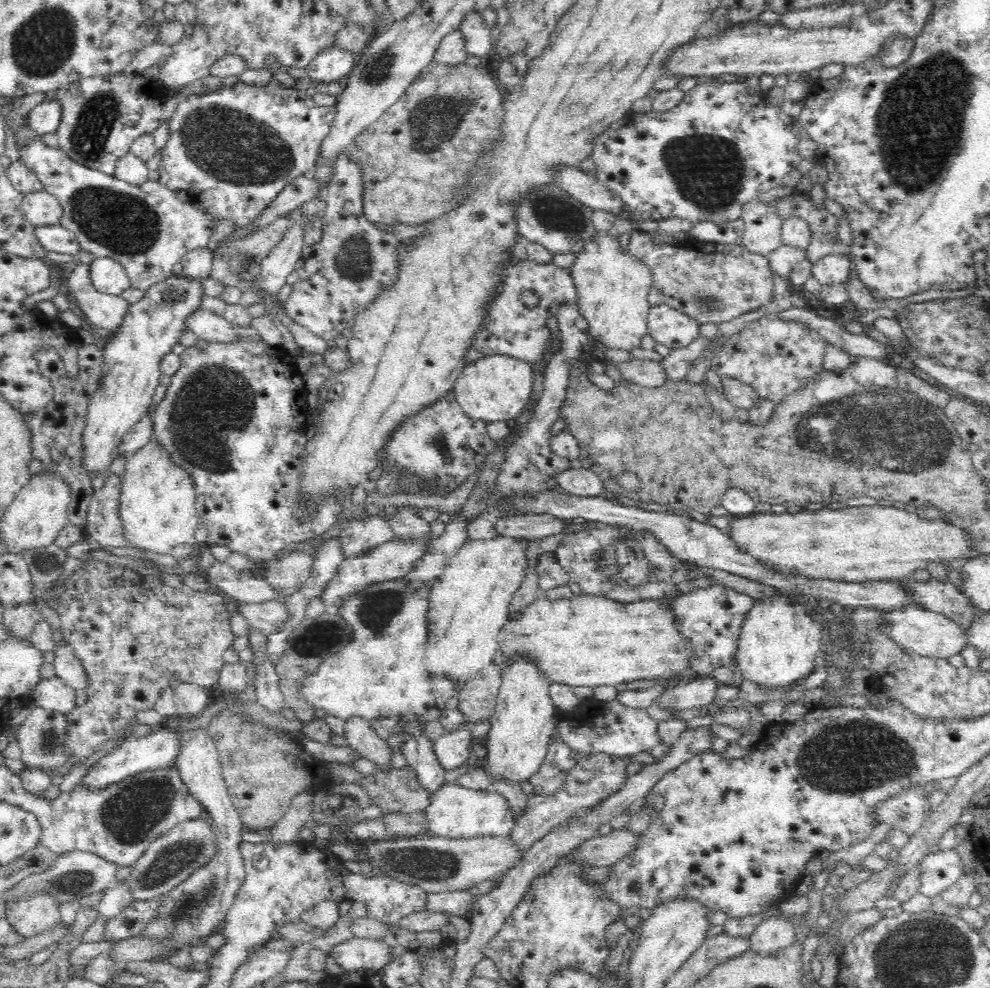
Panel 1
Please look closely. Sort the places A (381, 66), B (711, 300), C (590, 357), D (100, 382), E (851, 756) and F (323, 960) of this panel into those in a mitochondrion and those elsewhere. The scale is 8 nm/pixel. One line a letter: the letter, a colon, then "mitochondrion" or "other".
A: mitochondrion
B: mitochondrion
C: other
D: other
E: mitochondrion
F: other

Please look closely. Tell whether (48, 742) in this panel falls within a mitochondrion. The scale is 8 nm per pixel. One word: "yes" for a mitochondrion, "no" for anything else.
yes

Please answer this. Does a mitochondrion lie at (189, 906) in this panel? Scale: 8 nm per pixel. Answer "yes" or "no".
yes

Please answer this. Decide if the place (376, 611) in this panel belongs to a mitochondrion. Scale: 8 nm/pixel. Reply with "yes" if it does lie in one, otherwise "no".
yes

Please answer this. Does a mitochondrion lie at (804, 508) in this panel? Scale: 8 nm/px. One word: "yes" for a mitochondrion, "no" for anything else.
no

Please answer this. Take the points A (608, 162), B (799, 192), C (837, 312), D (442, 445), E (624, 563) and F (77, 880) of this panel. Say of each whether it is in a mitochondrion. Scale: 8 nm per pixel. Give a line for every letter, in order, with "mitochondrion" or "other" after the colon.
A: other
B: other
C: other
D: mitochondrion
E: mitochondrion
F: mitochondrion

